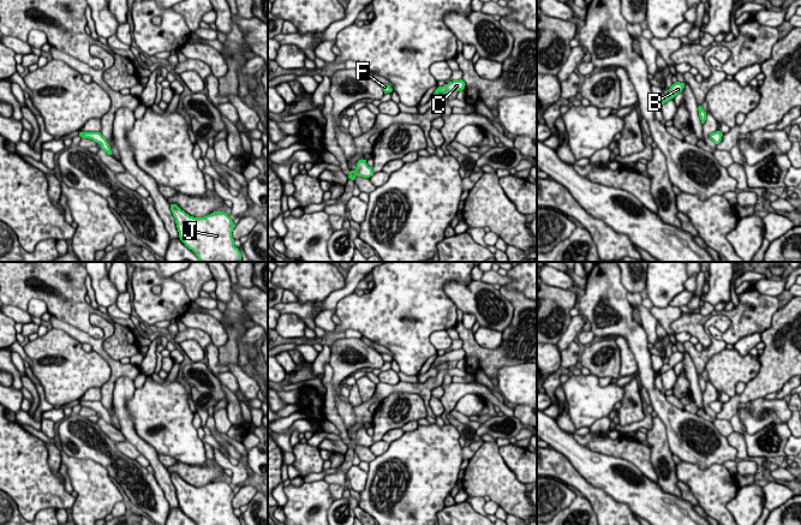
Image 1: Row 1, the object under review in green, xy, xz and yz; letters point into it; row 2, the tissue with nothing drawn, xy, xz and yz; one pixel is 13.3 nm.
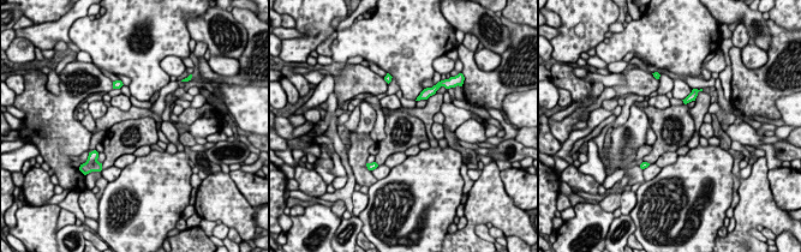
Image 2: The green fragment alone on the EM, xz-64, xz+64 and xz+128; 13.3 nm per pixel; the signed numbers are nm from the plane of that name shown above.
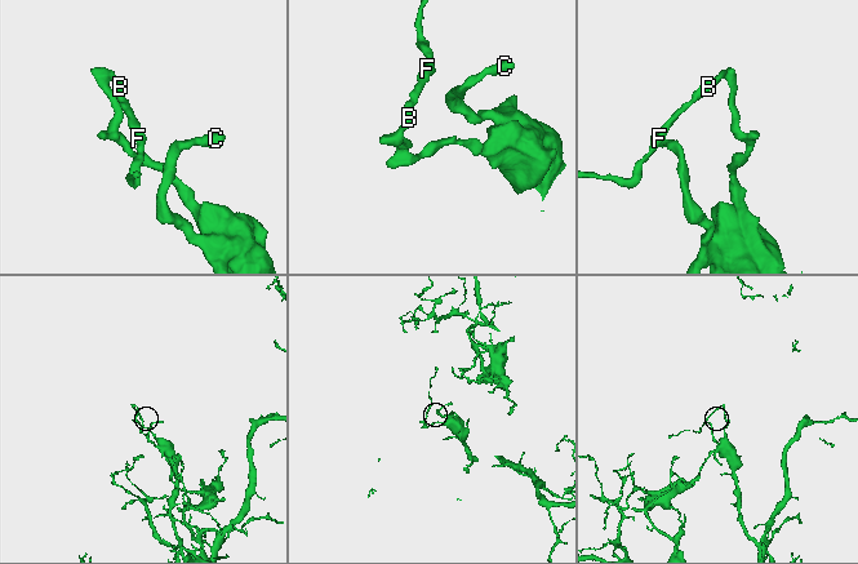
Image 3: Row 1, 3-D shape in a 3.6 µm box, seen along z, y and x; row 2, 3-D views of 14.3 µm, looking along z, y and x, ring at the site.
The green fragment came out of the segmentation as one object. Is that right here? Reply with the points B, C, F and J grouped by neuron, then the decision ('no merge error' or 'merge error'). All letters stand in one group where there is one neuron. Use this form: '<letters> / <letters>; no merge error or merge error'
B F / C J; merge error

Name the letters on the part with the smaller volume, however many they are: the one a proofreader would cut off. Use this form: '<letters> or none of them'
B, F

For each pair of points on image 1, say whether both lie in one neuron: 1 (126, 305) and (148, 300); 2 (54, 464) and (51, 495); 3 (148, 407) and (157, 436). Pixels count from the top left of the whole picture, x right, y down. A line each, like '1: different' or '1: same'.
1: different
2: different
3: same

